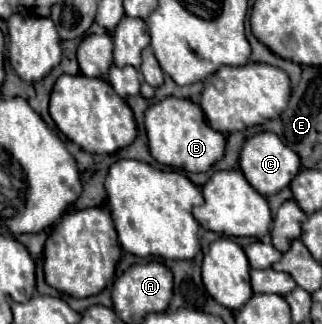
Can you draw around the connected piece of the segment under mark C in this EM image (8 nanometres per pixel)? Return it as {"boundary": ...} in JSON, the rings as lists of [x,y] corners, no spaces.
{"boundary":[[[262,131],[262,133],[246,139],[246,143],[242,147],[242,153],[240,153],[240,169],[246,175],[248,183],[258,193],[268,197],[268,195],[278,193],[280,189],[284,189],[286,185],[290,185],[290,181],[300,171],[300,157],[298,157],[296,151],[292,151],[288,145],[284,145],[276,133]]]}

